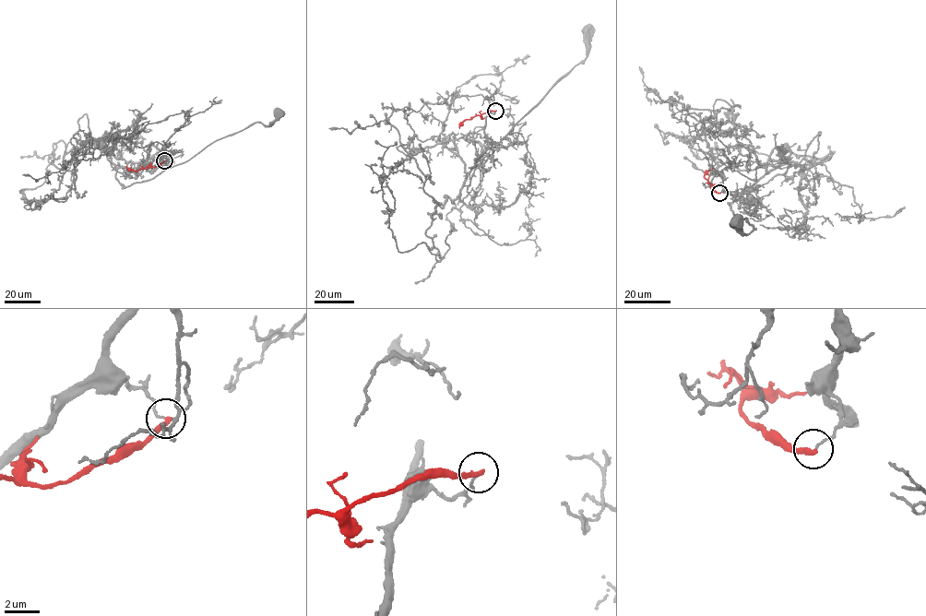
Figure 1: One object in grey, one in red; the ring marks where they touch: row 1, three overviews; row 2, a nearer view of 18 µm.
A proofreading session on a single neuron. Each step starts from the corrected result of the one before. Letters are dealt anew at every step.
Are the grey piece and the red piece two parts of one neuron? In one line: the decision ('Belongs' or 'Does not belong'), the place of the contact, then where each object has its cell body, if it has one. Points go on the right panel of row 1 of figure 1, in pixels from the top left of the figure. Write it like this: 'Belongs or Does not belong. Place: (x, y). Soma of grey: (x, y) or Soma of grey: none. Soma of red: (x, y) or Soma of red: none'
Does not belong. Place: (719, 193). Soma of grey: (737, 221). Soma of red: none

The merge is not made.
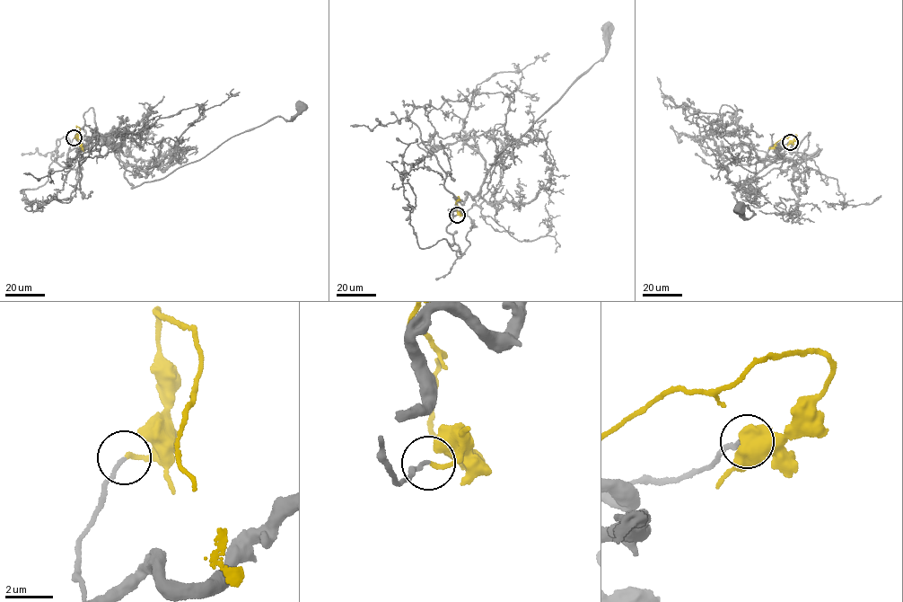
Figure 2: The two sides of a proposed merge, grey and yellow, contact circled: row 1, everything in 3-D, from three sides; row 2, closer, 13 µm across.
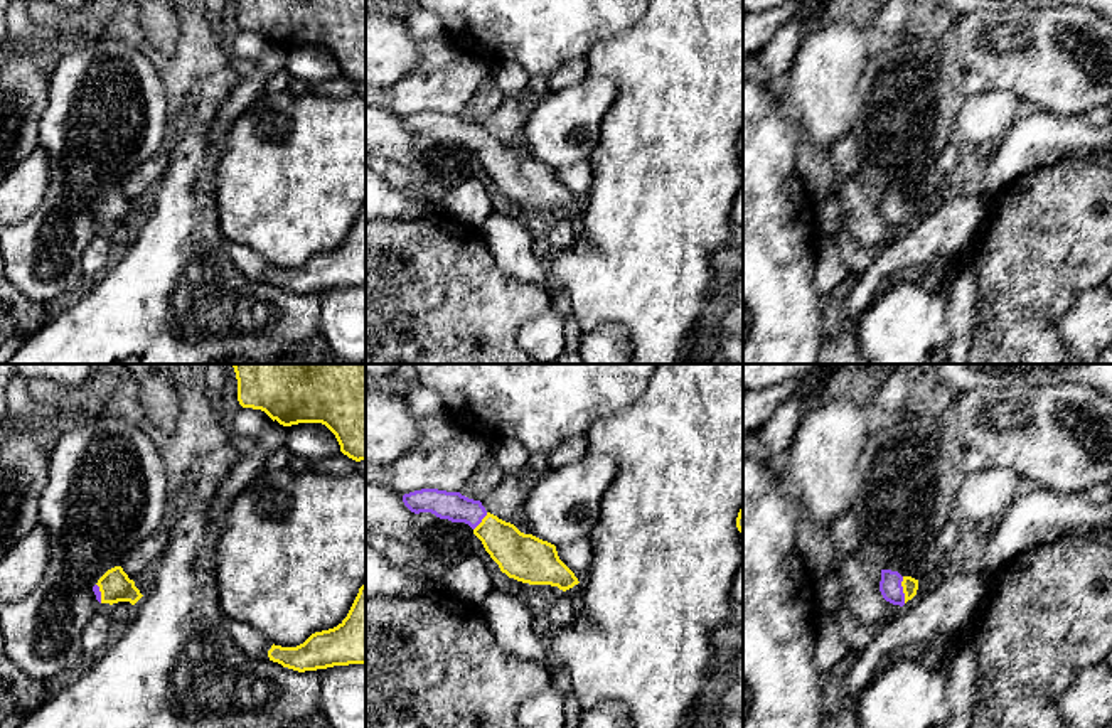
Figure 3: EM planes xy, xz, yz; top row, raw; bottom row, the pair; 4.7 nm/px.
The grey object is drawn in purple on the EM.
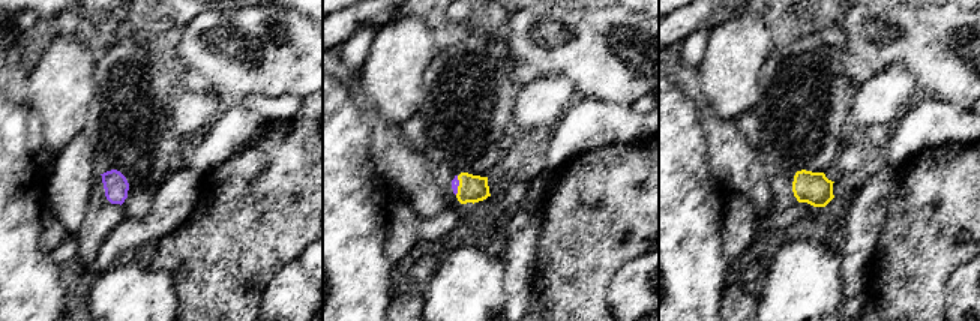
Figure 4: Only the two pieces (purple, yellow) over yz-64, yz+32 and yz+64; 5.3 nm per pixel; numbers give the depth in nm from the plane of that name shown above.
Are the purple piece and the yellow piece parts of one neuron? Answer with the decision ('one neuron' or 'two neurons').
one neuron

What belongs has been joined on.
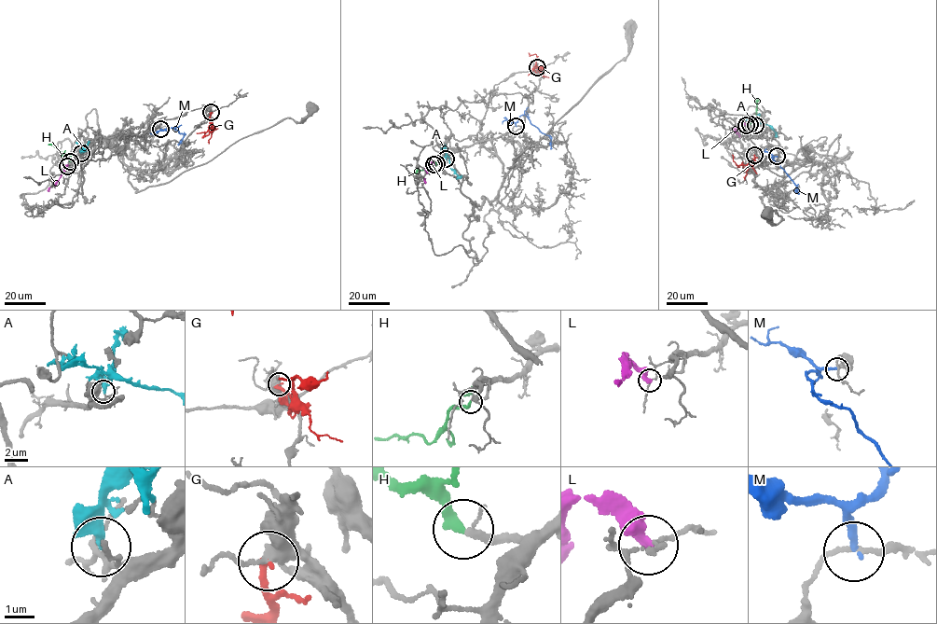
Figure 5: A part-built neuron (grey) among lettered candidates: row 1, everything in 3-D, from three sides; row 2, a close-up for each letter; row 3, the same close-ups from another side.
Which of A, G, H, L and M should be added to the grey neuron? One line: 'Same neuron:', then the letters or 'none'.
Same neuron: H

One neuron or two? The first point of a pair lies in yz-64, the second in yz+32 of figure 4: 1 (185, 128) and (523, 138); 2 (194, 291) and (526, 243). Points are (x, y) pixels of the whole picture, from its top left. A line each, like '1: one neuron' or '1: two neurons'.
1: two neurons
2: two neurons

